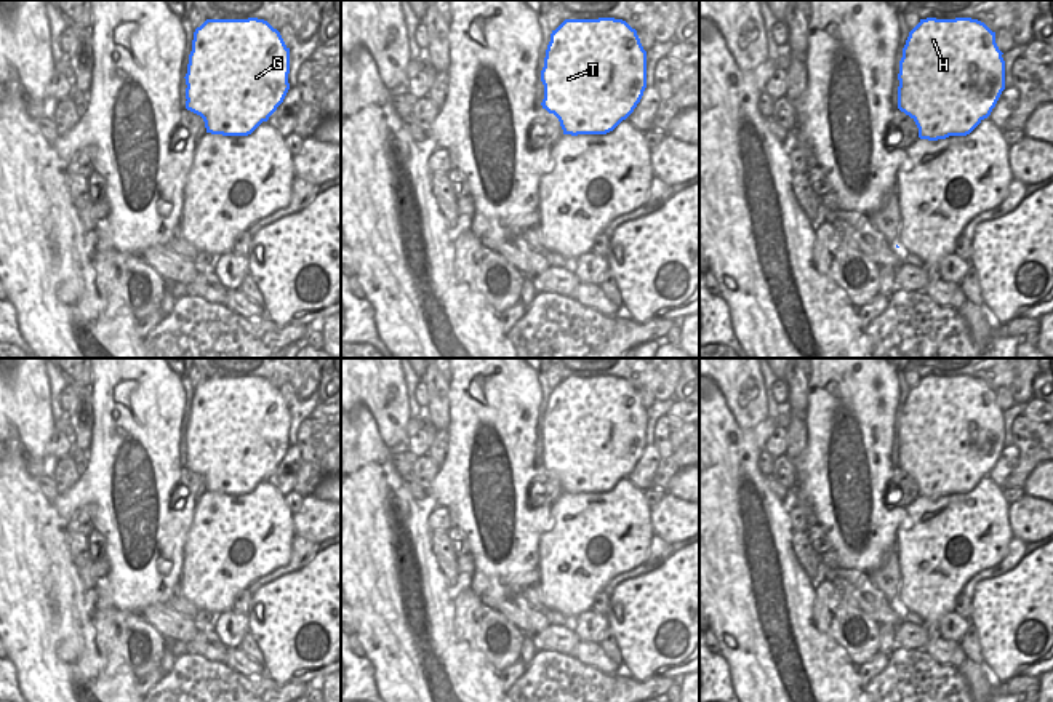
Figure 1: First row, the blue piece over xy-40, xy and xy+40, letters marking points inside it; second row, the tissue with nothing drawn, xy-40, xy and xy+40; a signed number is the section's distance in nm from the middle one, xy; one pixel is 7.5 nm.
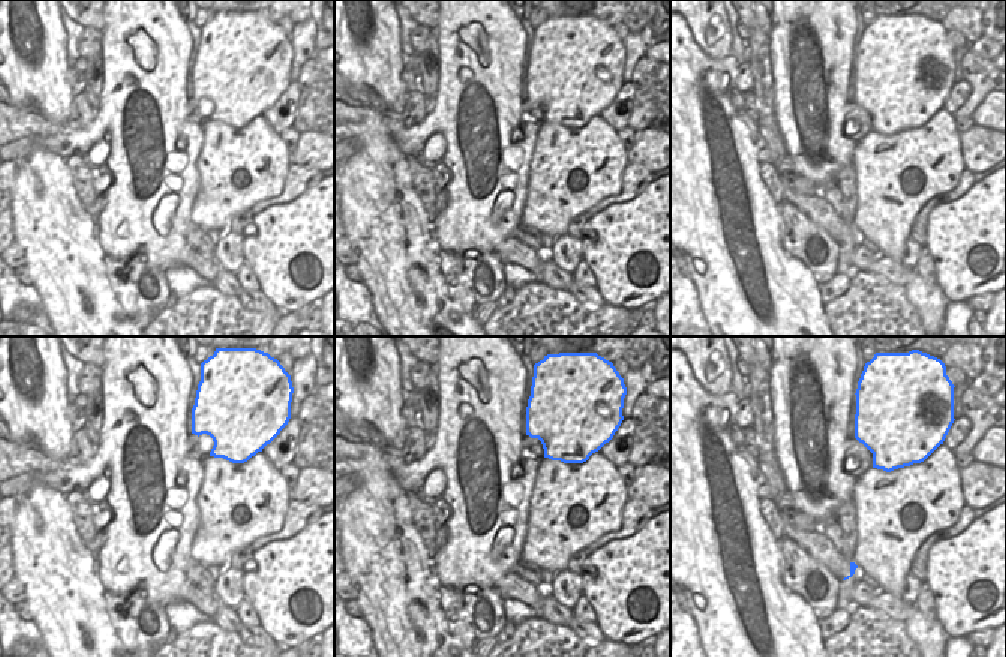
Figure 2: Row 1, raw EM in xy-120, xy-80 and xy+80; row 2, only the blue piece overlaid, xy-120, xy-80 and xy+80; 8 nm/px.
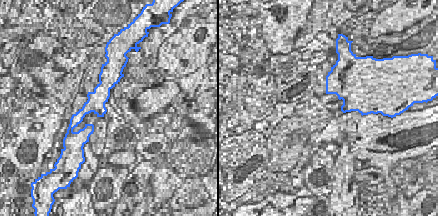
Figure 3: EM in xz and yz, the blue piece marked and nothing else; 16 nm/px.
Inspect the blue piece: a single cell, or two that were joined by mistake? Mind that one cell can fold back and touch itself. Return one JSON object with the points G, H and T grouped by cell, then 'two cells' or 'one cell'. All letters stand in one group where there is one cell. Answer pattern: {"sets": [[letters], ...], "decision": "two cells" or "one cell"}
{"sets": [["G", "H", "T"]], "decision": "one cell"}

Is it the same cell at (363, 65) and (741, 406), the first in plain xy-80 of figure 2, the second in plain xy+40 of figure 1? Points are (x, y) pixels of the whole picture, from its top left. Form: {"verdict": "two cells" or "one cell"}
{"verdict": "one cell"}

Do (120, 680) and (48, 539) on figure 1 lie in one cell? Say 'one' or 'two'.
one

